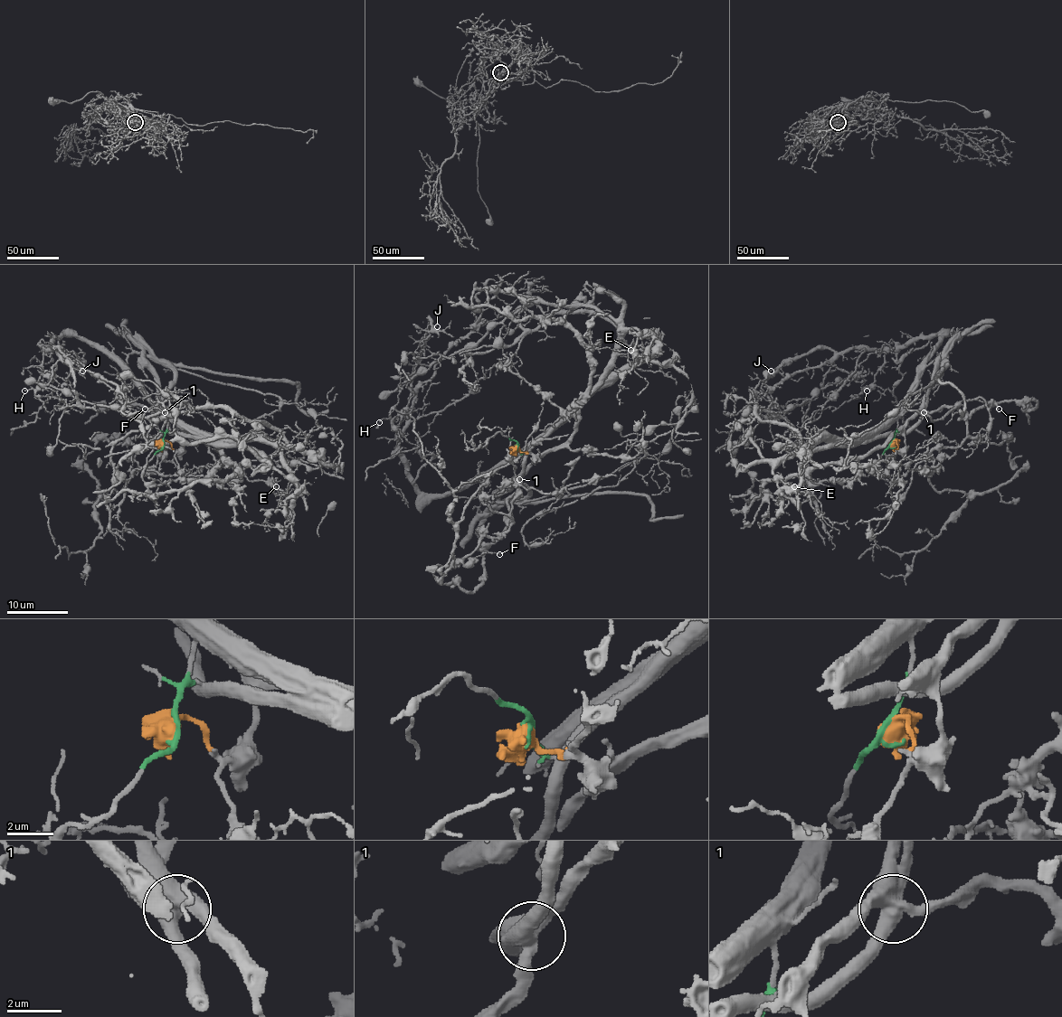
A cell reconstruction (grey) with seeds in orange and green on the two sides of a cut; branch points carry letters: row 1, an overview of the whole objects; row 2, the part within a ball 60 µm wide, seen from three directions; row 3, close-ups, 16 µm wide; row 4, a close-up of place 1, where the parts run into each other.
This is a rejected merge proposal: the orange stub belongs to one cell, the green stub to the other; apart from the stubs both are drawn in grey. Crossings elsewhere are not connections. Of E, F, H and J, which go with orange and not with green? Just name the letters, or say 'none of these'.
F

